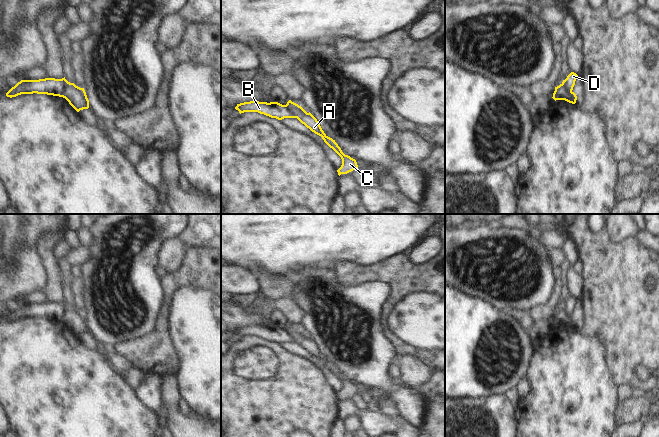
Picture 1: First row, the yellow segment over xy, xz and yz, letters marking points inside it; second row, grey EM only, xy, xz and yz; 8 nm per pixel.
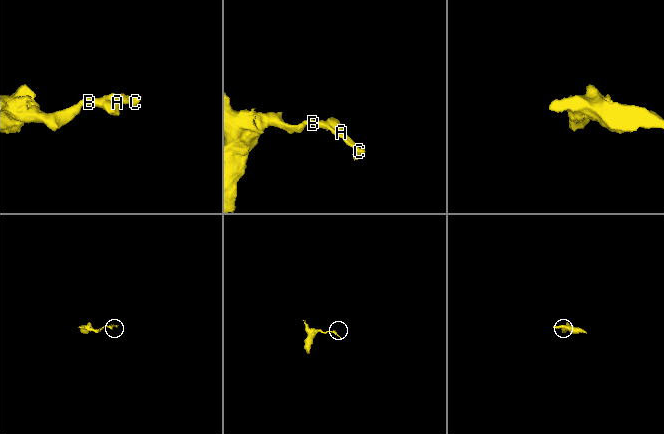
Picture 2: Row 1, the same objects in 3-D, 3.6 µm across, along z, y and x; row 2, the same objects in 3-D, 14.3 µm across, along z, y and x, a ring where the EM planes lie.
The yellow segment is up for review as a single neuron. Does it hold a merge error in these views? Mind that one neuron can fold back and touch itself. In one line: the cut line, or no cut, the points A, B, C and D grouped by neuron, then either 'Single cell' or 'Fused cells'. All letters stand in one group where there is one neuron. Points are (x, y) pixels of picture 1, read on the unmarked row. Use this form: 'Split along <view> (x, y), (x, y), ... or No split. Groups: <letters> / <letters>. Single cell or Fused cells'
Split along xy (70, 307), (63, 314), (61, 320). Groups: A C / B D. Fused cells.

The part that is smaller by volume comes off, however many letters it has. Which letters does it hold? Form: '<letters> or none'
A, C.

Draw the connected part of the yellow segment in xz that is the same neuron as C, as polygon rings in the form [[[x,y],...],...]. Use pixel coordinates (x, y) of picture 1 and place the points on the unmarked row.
[[[289,324],[286,330],[295,338],[302,348],[309,352],[312,356],[322,361],[324,366],[332,372],[342,383],[342,389],[337,394],[338,399],[347,398],[353,394],[358,393],[358,389],[355,383],[348,379],[345,379],[338,368],[332,362],[328,361],[322,354],[320,347],[317,343],[309,336],[307,337],[301,330]]]

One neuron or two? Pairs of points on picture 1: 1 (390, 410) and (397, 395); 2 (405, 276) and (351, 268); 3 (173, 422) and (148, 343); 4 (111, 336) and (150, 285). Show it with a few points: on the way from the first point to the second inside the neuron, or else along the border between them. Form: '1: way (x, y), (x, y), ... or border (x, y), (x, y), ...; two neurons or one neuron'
1: border (391, 398), (397, 405), (399, 412); two neurons
2: way (392, 273), (364, 273); one neuron
3: border (175, 374), (165, 374), (163, 376); two neurons
4: way (124, 322), (133, 320), (144, 299); one neuron

